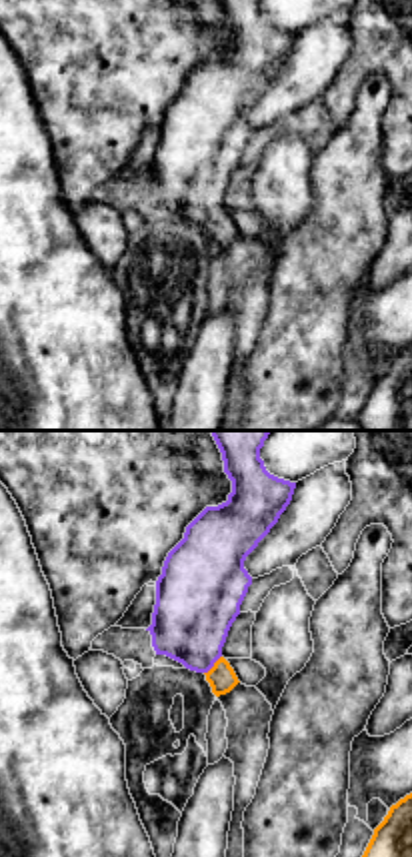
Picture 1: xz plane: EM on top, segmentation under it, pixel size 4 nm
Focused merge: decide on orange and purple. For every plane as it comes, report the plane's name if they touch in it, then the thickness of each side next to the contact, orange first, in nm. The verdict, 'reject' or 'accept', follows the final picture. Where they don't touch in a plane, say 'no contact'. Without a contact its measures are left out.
xz | 110/320 nm

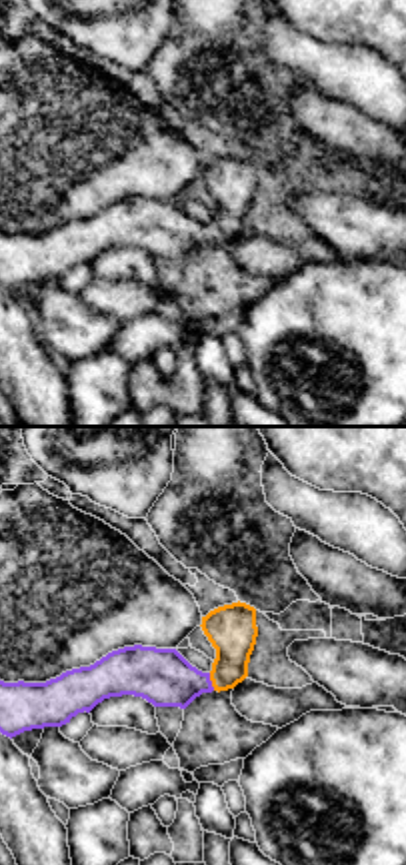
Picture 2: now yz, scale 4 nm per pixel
yz | 200/220 nm

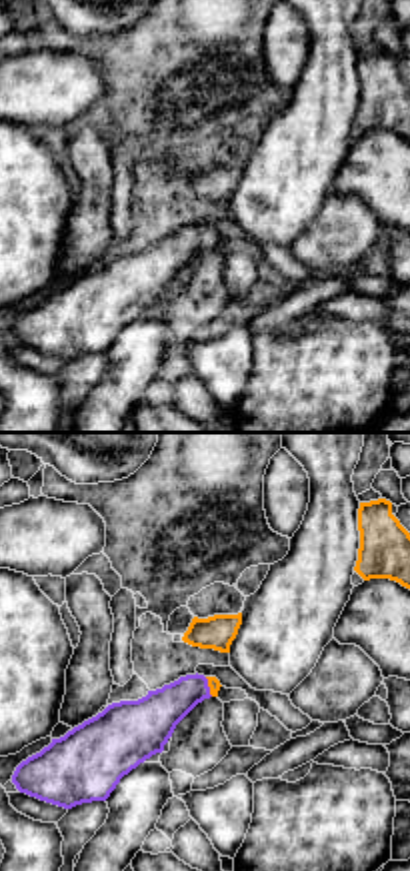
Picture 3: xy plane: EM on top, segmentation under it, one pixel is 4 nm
xy | 50/180 nm

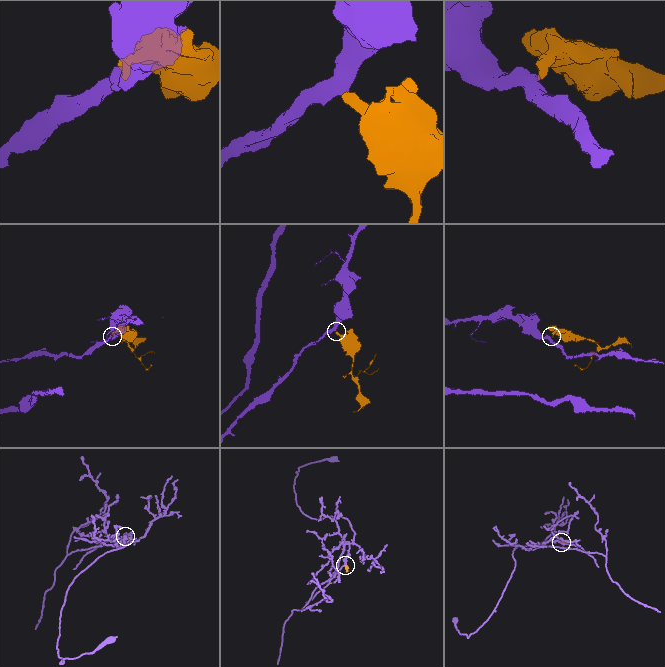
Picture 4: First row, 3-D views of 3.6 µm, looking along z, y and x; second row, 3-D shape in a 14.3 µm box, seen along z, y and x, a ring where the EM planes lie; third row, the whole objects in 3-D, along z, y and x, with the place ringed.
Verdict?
accept

